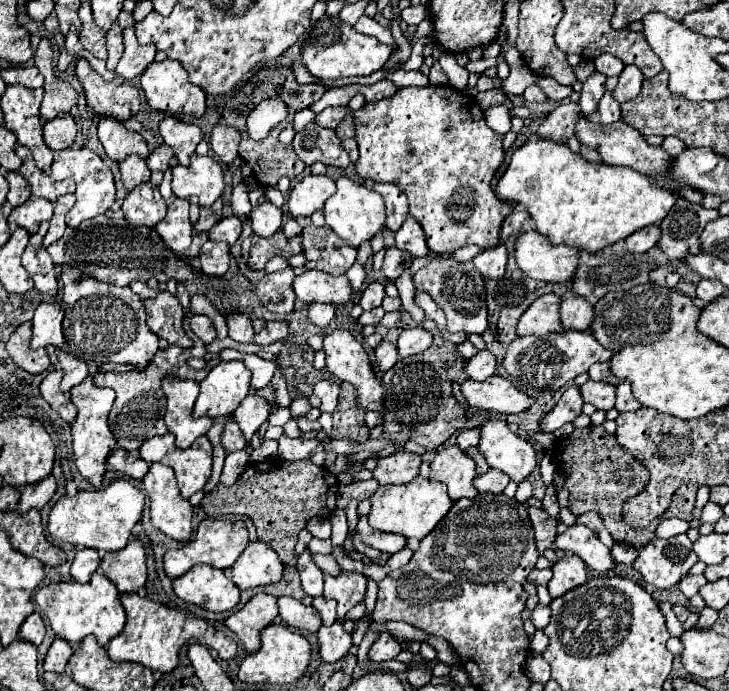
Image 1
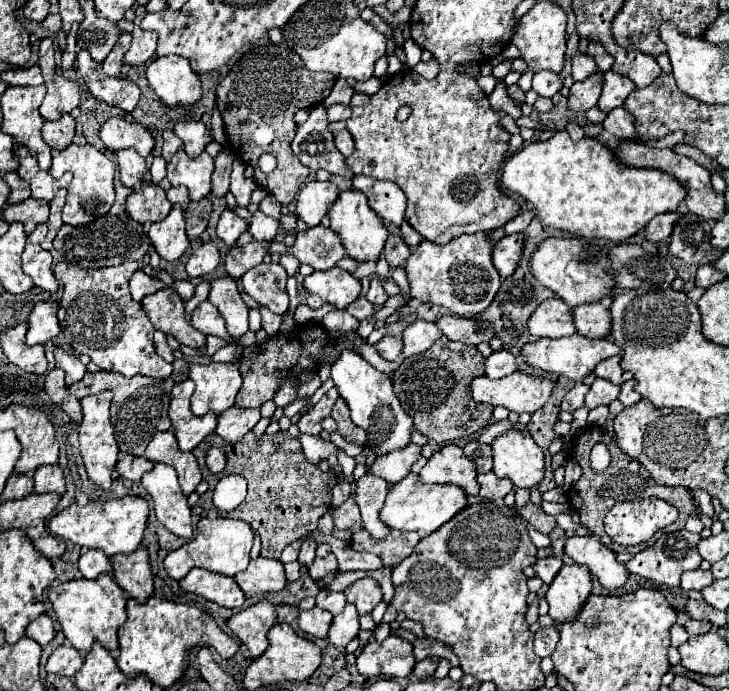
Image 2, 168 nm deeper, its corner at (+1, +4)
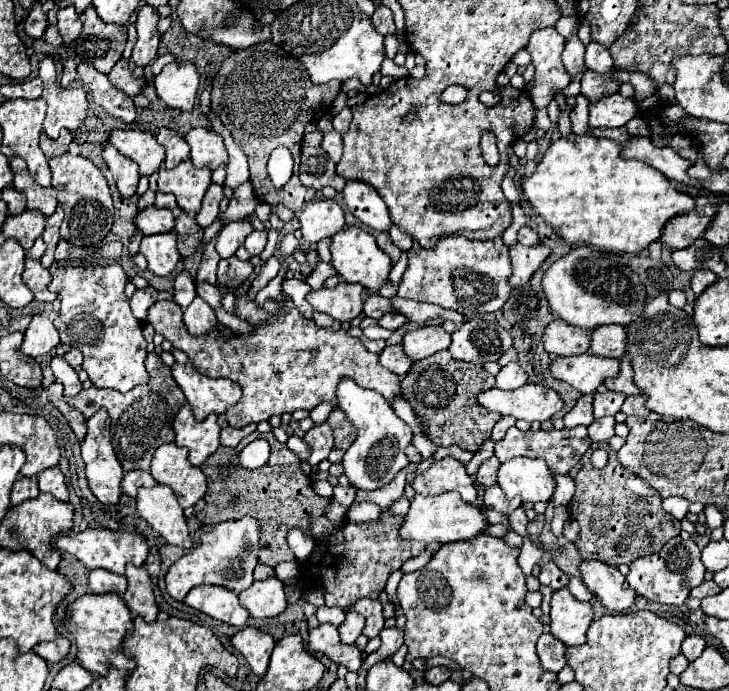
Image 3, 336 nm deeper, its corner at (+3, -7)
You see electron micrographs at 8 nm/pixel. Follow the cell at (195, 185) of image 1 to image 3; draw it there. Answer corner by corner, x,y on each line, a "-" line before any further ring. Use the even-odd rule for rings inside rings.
182,161
174,169
160,169
158,191
172,193
180,209
198,213
202,197
212,183
208,169
196,169
192,161

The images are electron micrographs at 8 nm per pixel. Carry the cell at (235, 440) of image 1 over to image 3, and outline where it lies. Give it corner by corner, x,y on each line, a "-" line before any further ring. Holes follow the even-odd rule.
246,425
242,429
234,429
234,427
224,427
220,433
220,443
226,447
236,447
246,435
250,435
252,431
256,431
256,425

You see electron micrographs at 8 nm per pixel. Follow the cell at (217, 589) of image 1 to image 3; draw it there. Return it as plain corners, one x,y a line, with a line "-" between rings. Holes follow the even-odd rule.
214,585
192,587
184,603
228,625
242,627
248,621
248,611
238,603
238,595
226,591
224,587
214,587

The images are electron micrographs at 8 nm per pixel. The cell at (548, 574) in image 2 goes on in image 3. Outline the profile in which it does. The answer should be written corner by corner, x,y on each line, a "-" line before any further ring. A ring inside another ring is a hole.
548,561
548,563
542,565
542,571
540,571
540,577
538,579
540,579
542,585
548,585
552,591
562,589
568,583
568,577
552,561

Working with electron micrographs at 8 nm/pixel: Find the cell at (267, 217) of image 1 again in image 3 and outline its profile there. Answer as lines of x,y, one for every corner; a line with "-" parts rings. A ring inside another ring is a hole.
256,229
246,237
246,243
244,243
250,255
260,255
264,245
266,245
266,231
256,231

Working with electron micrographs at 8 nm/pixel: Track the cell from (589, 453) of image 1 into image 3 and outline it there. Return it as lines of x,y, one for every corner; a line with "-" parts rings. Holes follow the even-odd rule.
592,443
580,463
582,467
574,479
576,493
570,501
570,517
576,519
582,529
576,541
582,559
598,559
614,567
622,563
630,565
638,557
658,553
664,543
680,535
680,521
662,509
660,495
644,479
622,467
616,459
616,451
612,451
608,443
-
594,449
608,451
608,465
604,469
590,465
-
634,535
638,535
638,539
650,537
650,541
630,541

